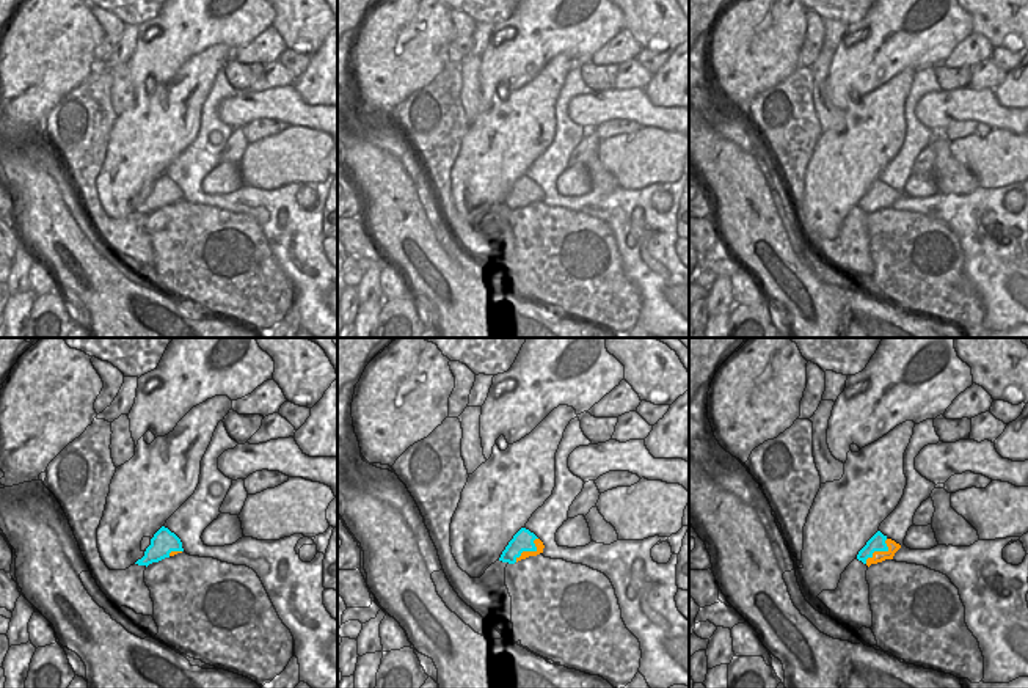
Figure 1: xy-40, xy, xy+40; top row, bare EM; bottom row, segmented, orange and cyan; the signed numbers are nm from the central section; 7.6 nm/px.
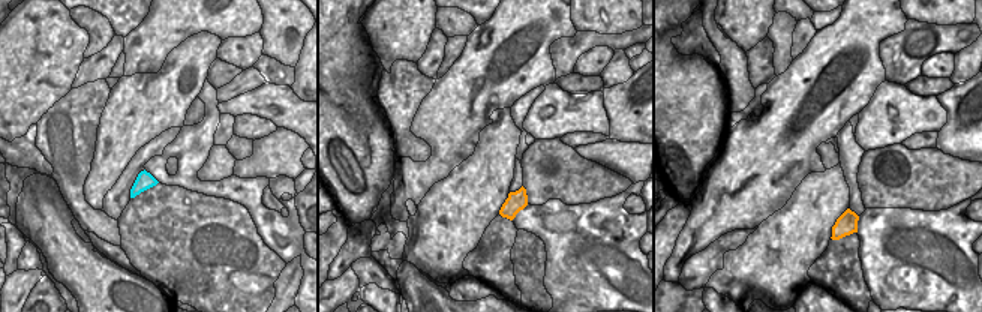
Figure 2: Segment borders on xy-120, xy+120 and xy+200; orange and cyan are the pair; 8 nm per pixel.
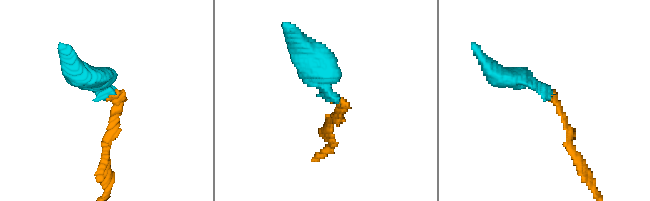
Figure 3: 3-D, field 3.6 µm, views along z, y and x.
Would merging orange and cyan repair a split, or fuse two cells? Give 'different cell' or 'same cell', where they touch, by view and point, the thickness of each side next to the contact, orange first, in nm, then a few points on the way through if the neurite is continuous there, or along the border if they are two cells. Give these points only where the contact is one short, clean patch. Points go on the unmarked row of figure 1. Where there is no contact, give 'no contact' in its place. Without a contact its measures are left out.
different cell | xy+40 (879, 200) | 100/120 nm | along xy+40 (887, 187), (887, 197), (876, 198), (865, 211)

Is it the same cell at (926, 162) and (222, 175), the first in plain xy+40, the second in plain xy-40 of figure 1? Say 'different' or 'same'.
different

